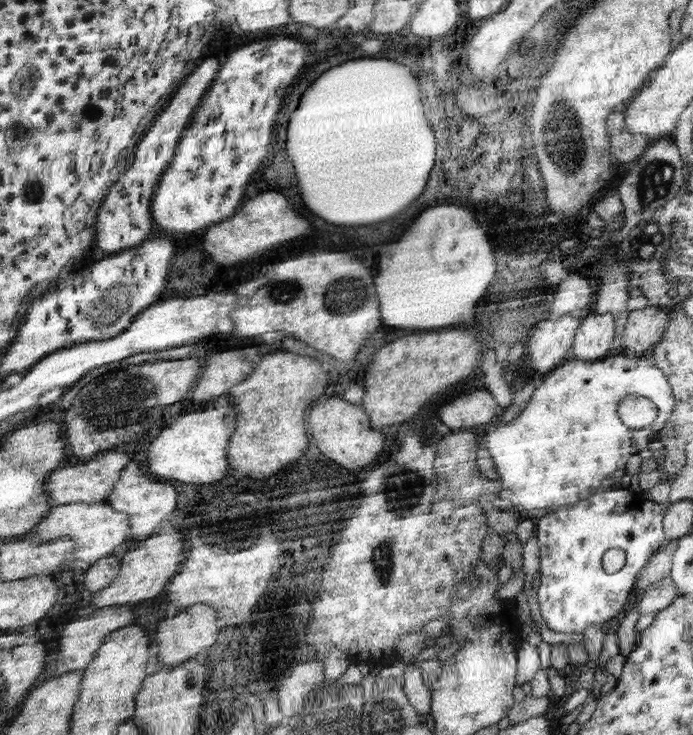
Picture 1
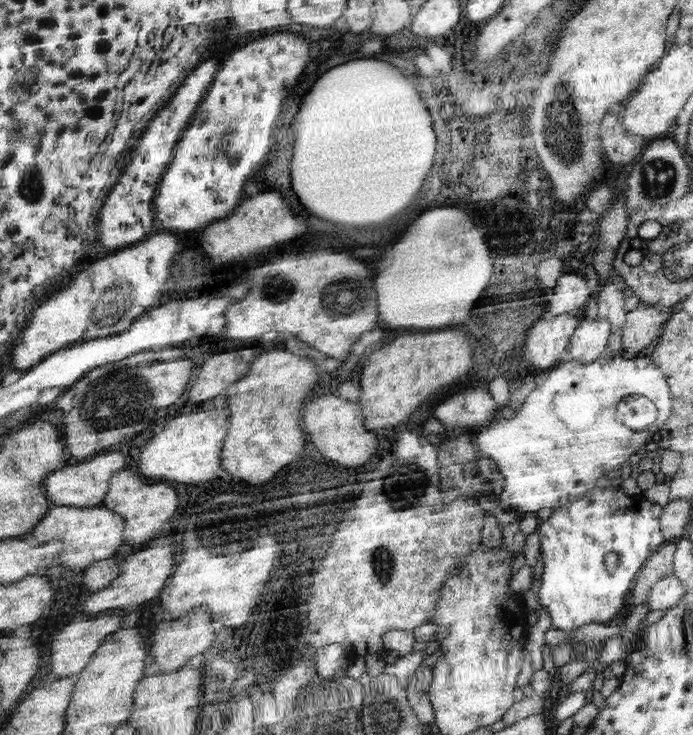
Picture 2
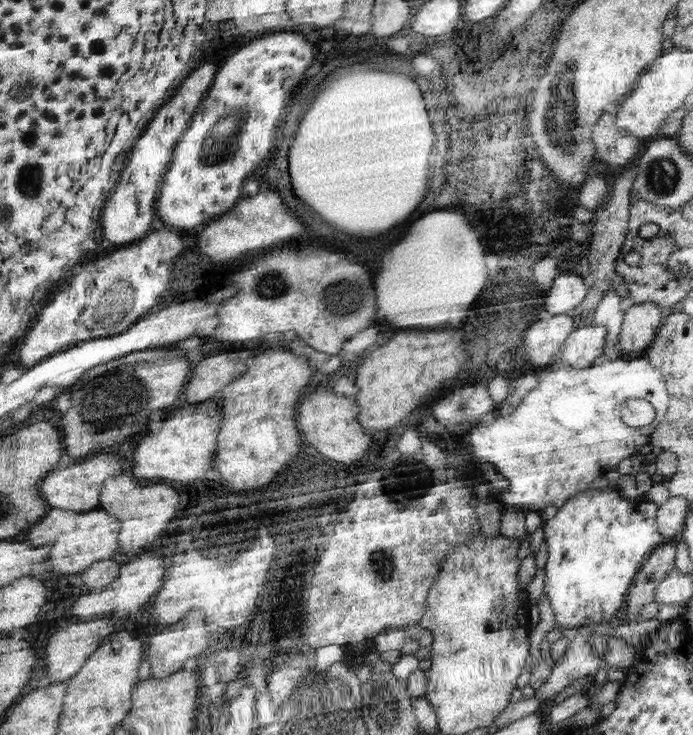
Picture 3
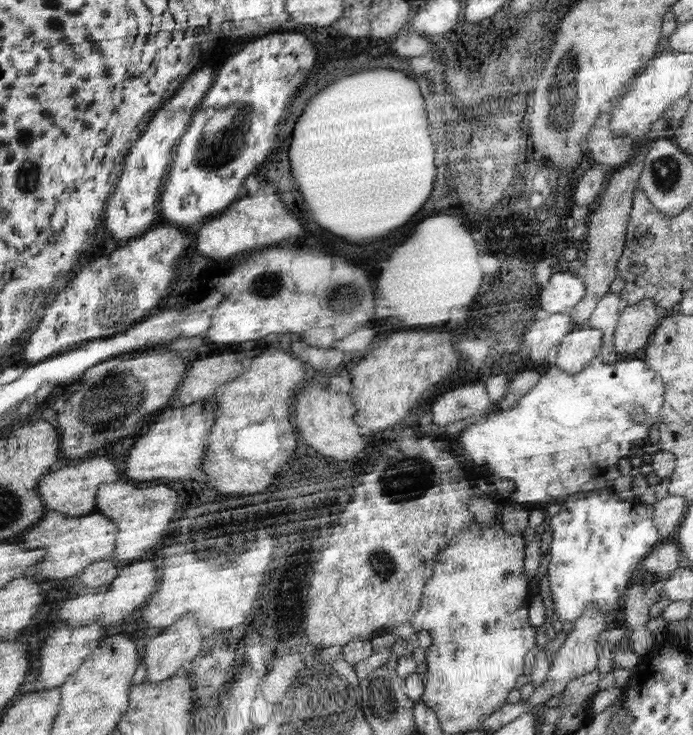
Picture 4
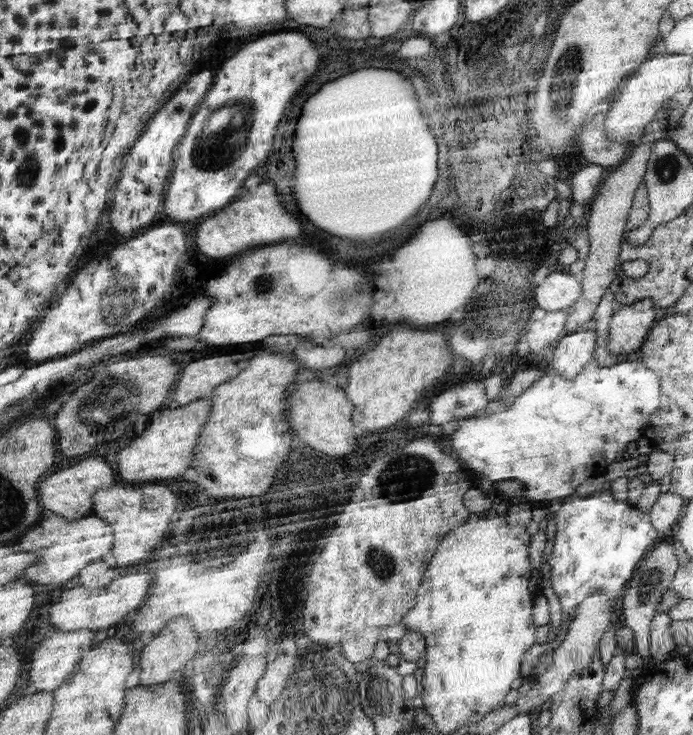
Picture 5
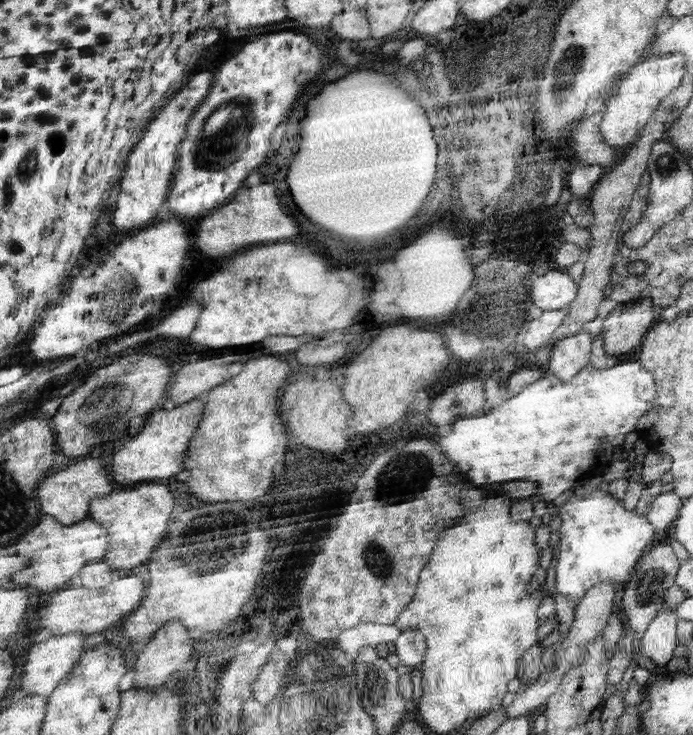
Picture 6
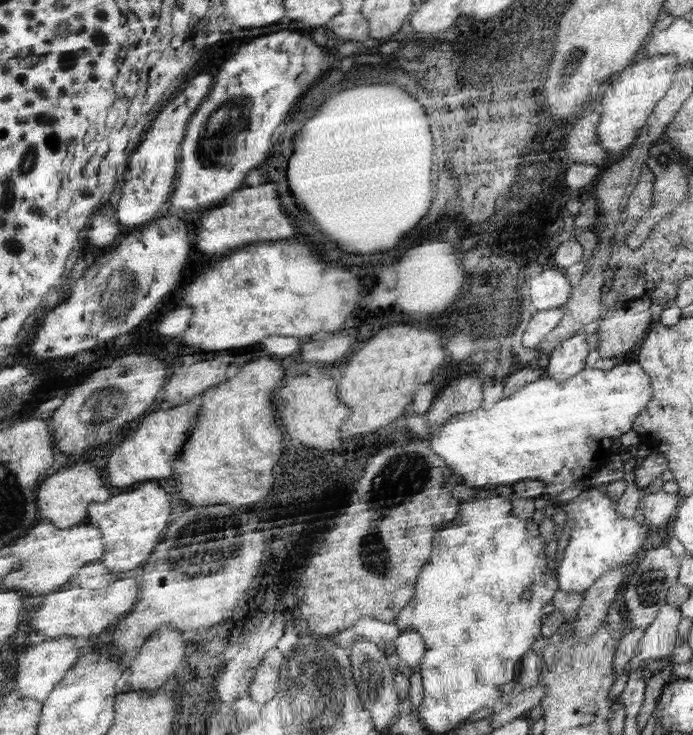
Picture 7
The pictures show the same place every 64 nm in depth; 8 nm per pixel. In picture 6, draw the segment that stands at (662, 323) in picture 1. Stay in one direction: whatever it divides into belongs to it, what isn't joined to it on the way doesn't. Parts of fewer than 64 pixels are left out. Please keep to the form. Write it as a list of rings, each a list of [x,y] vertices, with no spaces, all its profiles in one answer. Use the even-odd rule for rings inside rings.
[[[643,298],[635,302],[621,302],[603,322],[601,336],[605,338],[605,352],[609,356],[625,356],[643,346],[645,336],[657,324],[657,306],[653,300]]]

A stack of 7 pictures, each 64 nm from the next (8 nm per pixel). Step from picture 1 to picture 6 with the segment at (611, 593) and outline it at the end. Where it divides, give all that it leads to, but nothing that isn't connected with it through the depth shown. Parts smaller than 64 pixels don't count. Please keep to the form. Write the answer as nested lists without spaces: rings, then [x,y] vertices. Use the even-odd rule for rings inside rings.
[[[593,490],[591,494],[573,496],[559,510],[563,518],[561,542],[559,548],[553,550],[557,556],[557,592],[571,596],[575,602],[583,602],[587,592],[597,584],[615,578],[623,588],[627,580],[633,576],[637,564],[651,550],[651,540],[659,534],[647,516],[637,516],[635,512],[627,512],[623,508],[623,500],[613,498],[613,494],[603,490]]]

